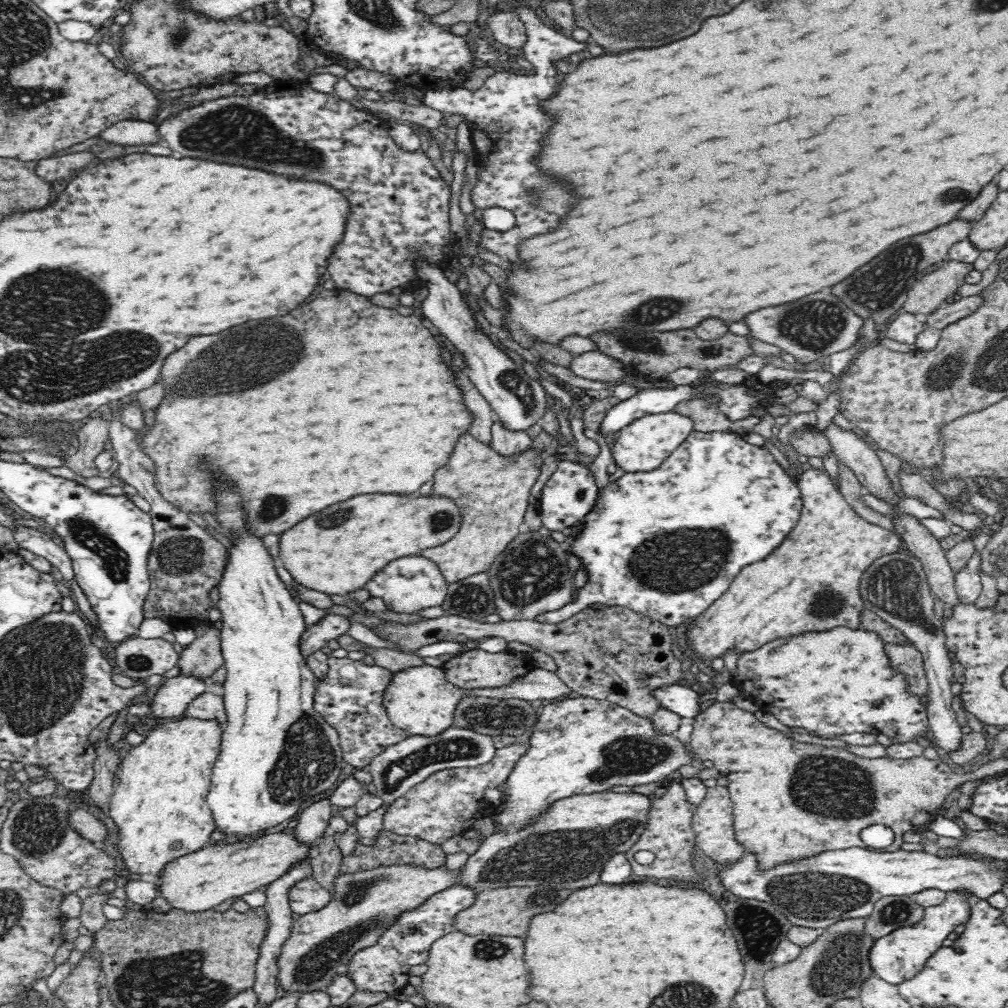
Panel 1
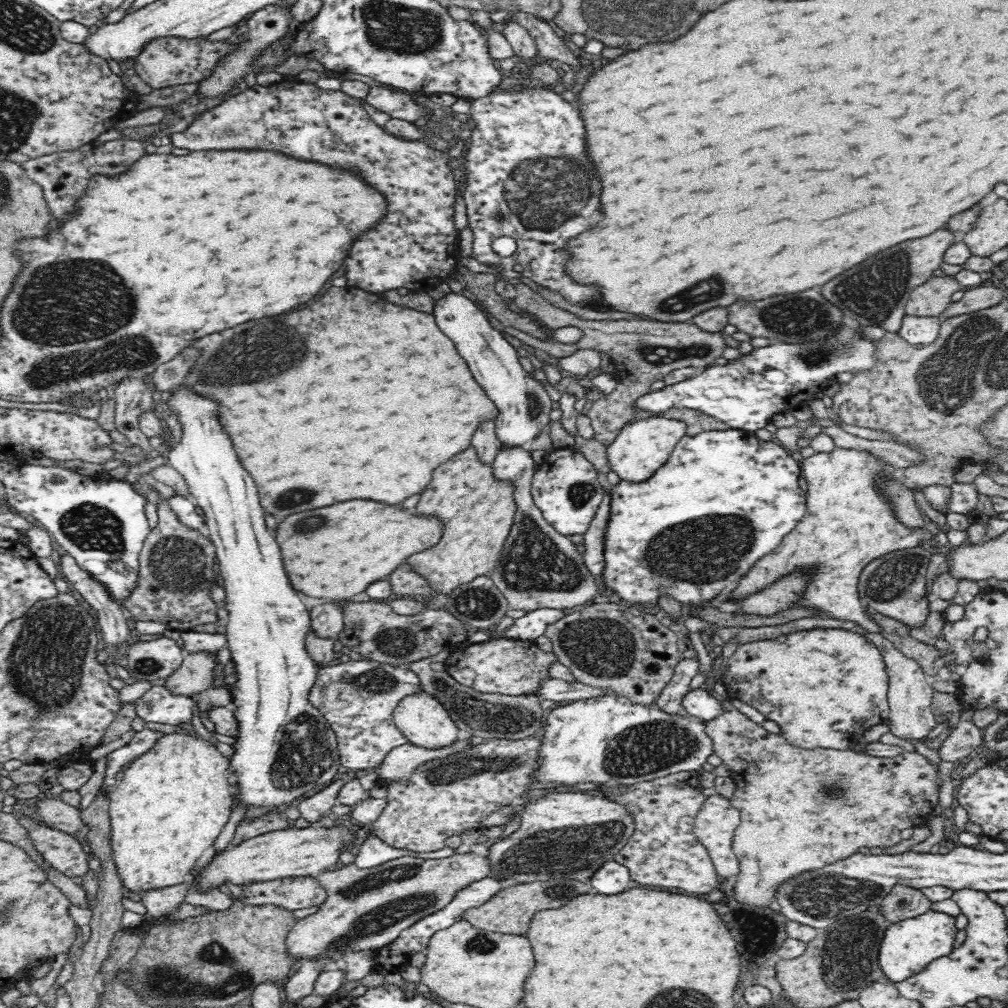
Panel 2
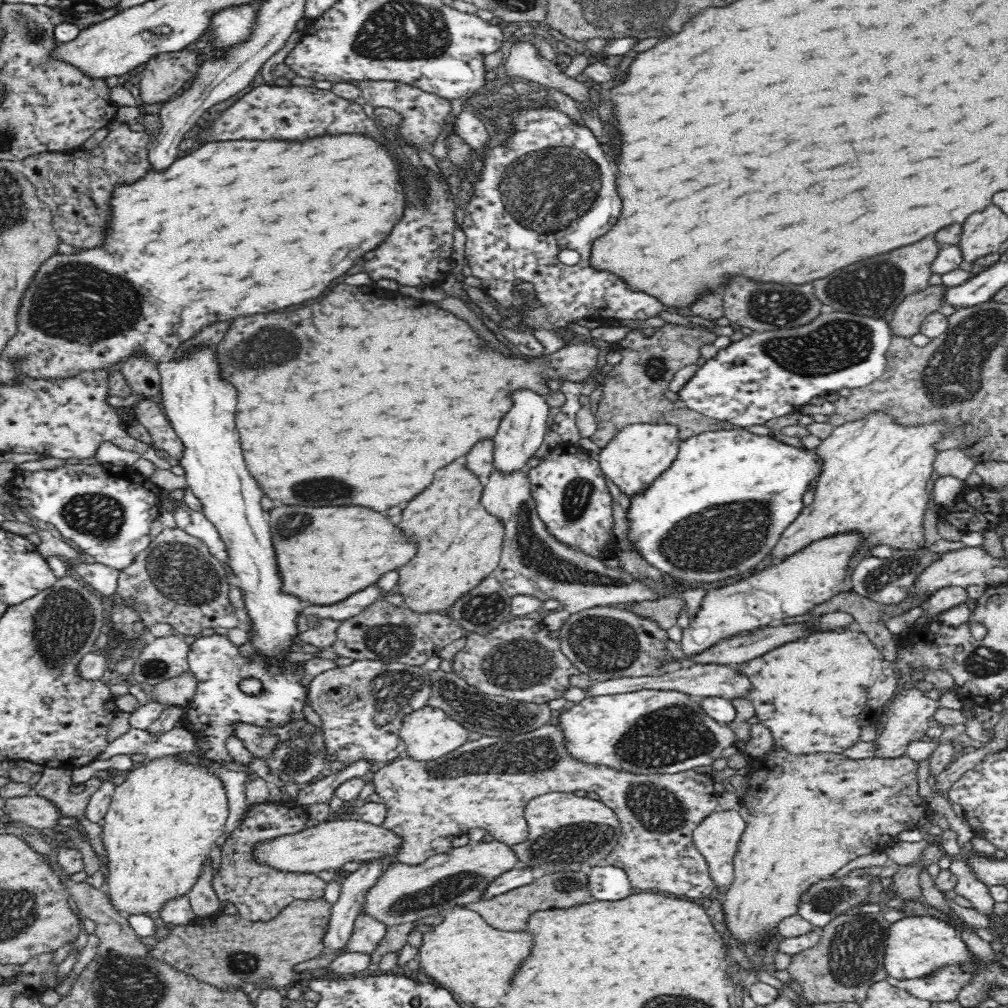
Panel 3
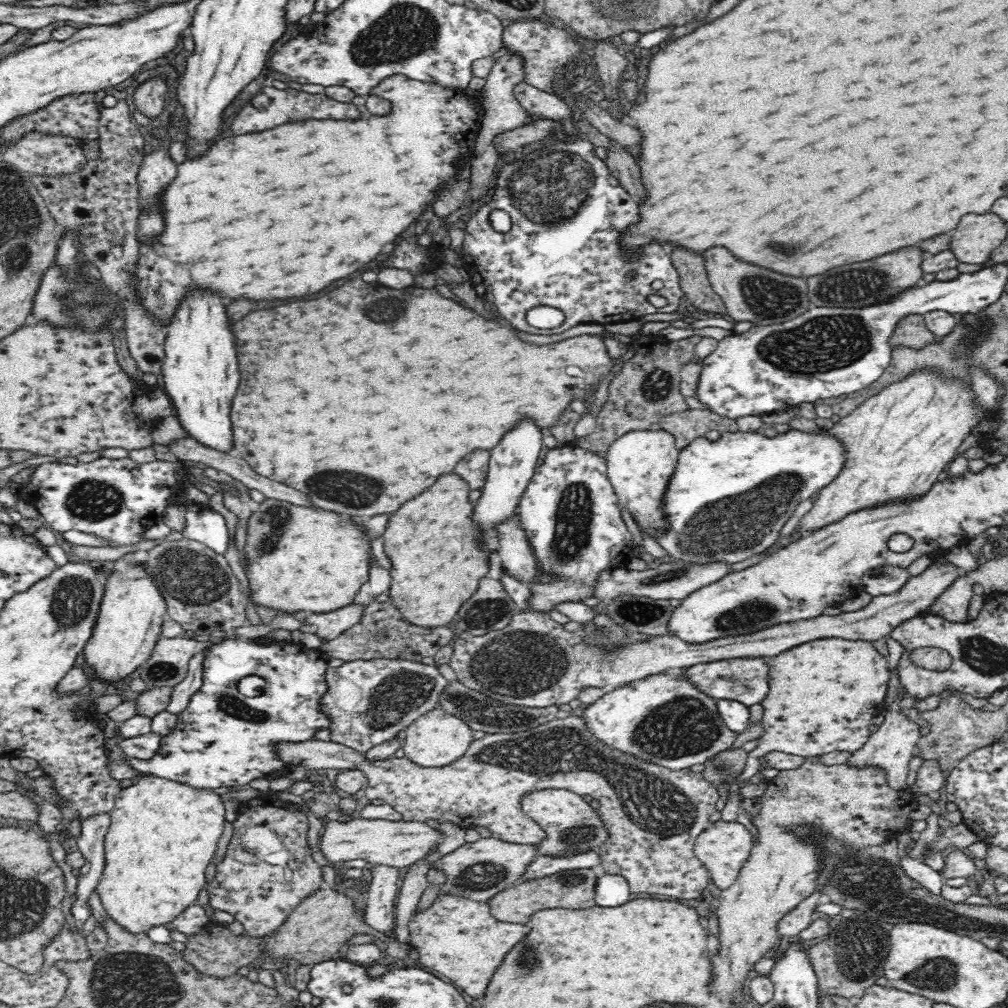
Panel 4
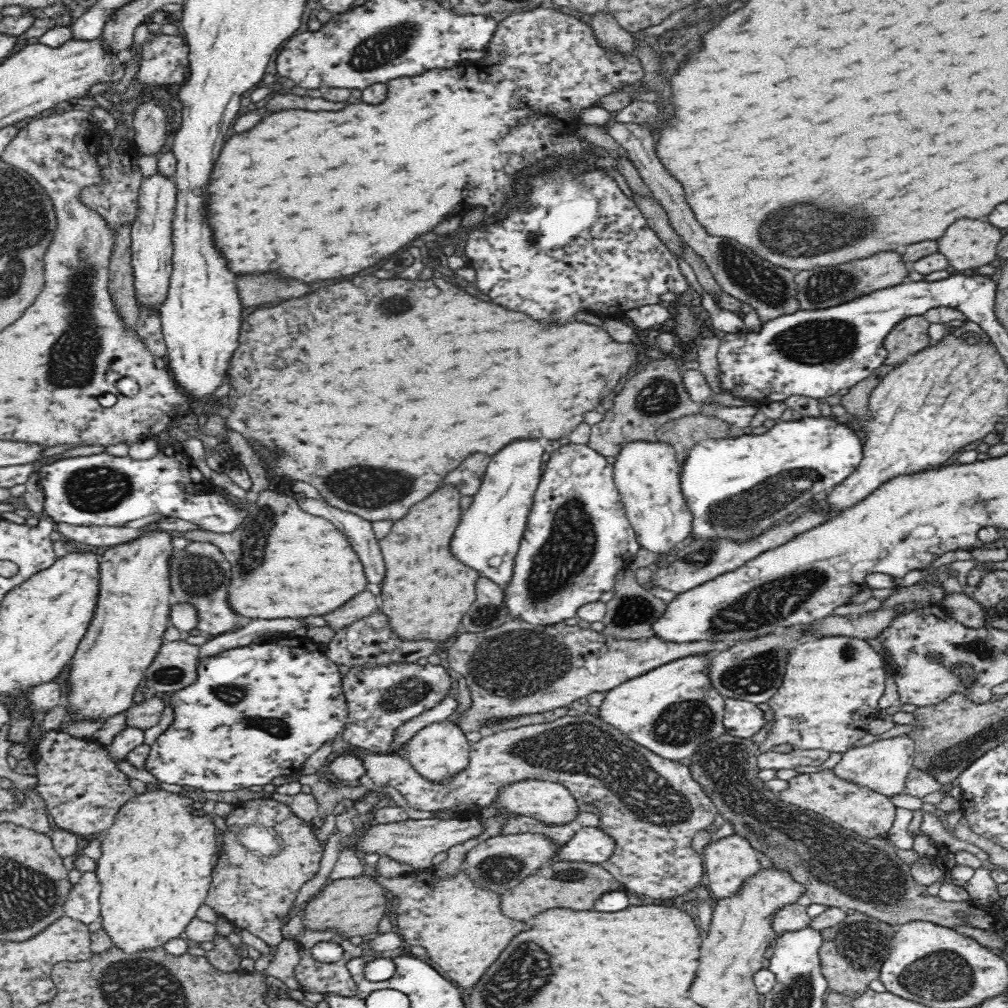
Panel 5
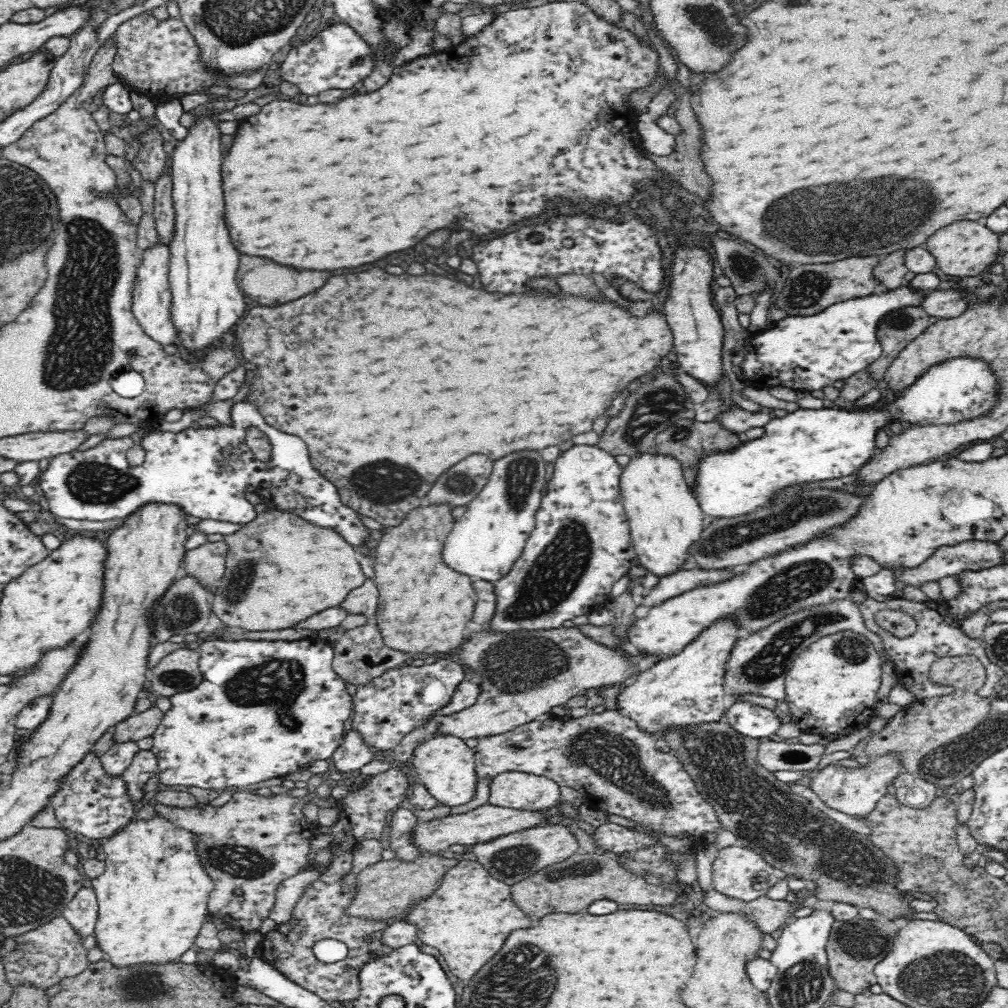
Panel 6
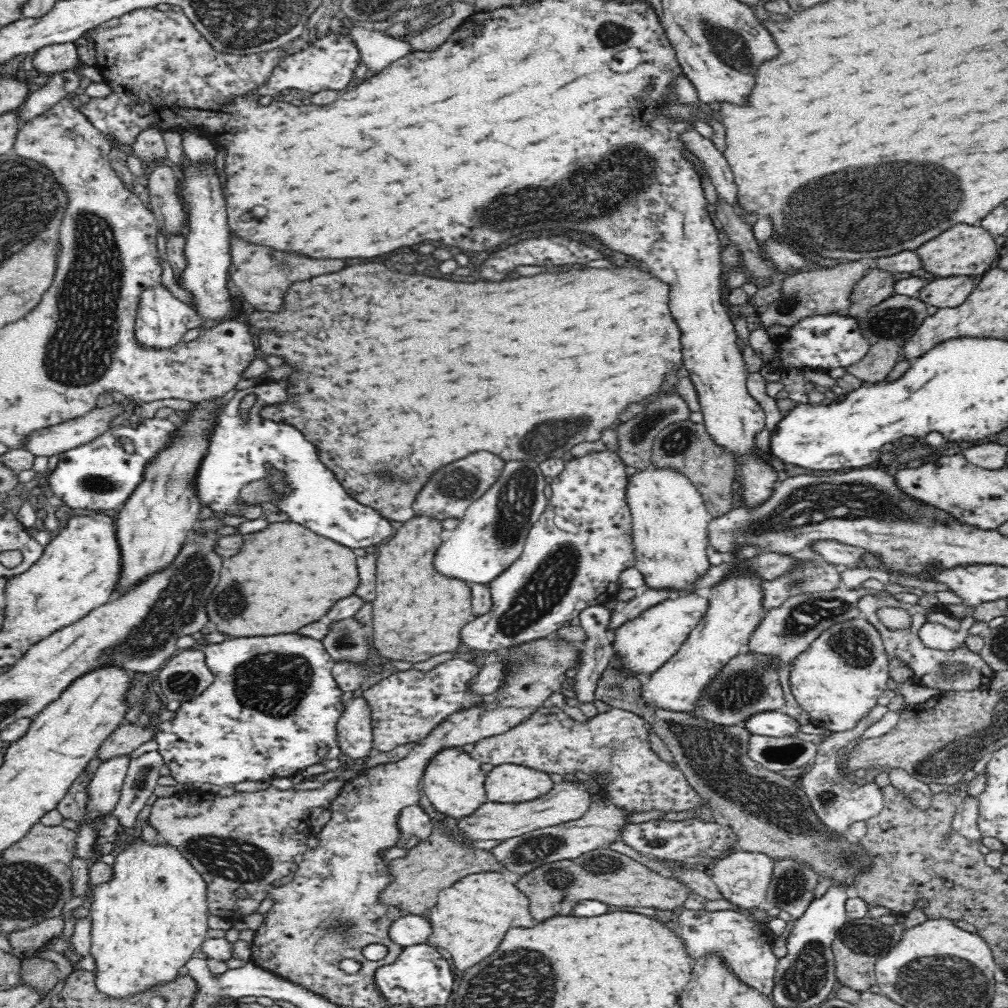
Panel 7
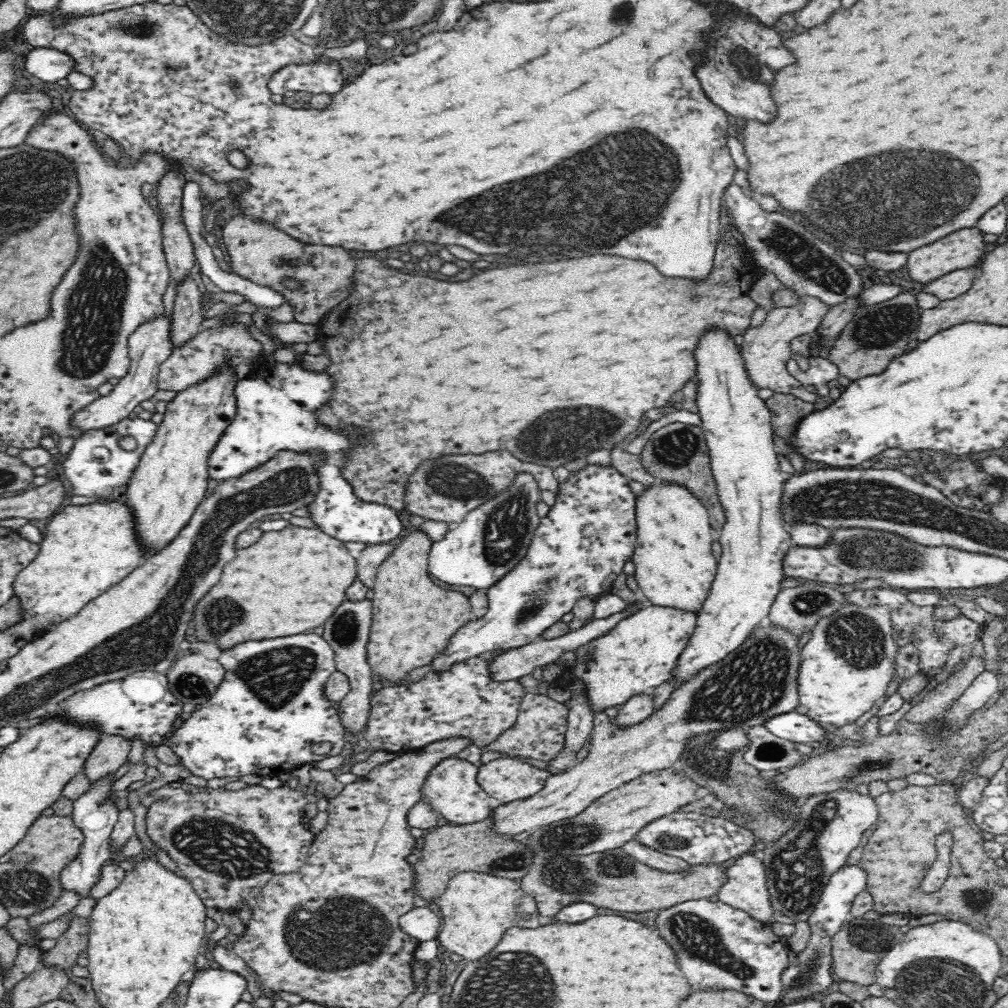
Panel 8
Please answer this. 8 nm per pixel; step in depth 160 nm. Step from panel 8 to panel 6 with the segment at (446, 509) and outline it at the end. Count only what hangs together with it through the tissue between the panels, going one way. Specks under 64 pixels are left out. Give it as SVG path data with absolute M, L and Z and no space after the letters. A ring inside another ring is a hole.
M468 456L440 475L432 490L428 491L425 503L447 502L454 507L467 505L486 486L492 466L493 460L488 456Z

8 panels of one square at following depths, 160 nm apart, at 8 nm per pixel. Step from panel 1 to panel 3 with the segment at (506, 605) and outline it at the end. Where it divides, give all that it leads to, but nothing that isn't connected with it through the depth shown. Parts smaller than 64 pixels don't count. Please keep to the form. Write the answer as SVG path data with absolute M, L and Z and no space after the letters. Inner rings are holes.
M494 467L483 486L481 503L490 514L502 518L506 526L500 566L490 576L498 579L511 598L528 596L539 602L557 600L570 615L595 607L624 606L661 598L662 592L650 588L648 582L642 580L640 584L640 580L630 577L620 567L608 568L601 559L552 536L537 513L527 472L514 470L506 474Z

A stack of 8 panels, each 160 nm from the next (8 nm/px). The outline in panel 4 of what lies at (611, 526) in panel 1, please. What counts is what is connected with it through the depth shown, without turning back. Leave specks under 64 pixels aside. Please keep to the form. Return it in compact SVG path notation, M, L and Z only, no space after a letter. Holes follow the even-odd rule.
M792 429L777 437L766 437L761 431L724 431L720 438L710 442L705 437L691 440L679 450L679 458L670 476L664 498L662 513L666 530L654 536L672 562L707 565L708 563L744 562L748 558L768 550L776 544L782 527L794 514L796 507L828 486L844 466L844 447L828 432L804 433Z

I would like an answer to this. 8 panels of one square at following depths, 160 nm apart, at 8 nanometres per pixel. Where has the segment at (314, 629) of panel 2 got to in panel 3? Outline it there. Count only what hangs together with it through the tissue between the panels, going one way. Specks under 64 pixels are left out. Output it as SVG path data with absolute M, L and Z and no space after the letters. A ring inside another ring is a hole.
M370 585L363 591L354 593L349 598L332 605L308 604L304 614L309 614L309 618L312 621L316 619L336 619L341 622L357 616L365 607L373 604L373 602L383 600L385 596L386 594L378 589L378 585Z

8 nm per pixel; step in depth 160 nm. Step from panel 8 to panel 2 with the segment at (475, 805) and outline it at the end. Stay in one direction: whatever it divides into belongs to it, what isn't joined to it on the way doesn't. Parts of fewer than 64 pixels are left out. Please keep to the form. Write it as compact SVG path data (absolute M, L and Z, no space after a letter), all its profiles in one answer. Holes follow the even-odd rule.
M421 689L416 694L408 694L398 702L392 714L393 721L408 739L408 742L415 746L422 746L428 749L438 749L456 743L459 729L456 723L450 720L449 713L433 694Z

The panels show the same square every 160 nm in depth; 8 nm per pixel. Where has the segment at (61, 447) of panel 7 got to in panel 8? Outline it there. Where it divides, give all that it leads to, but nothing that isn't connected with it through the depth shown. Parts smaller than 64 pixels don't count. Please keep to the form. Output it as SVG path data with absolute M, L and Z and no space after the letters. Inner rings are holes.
M158 314L152 316L150 320L138 324L138 328L129 336L129 357L131 365L128 374L119 380L114 390L109 395L98 397L92 404L78 410L70 418L70 427L78 429L80 433L91 430L98 430L118 424L121 420L133 417L133 411L136 406L150 400L157 392L156 380L158 380L158 370L160 364L172 354L174 348L171 339L173 315Z

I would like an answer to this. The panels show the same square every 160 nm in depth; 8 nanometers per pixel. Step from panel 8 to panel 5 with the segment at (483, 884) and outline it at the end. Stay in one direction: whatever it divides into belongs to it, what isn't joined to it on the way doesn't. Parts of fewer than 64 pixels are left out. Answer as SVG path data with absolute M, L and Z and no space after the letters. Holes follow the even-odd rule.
M431 869L415 870L400 878L388 879L378 875L369 878L380 883L391 895L398 896L398 935L412 946L425 948L425 957L436 962L452 982L458 982L464 988L472 988L510 940L518 932L530 928L530 922L518 922L504 916L500 911L501 895L478 889L462 870L446 880L434 877Z

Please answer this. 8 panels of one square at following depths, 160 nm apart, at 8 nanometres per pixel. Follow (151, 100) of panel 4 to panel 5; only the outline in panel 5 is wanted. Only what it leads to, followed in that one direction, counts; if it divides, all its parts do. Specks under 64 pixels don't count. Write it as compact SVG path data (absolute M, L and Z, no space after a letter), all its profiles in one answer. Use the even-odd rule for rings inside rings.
M142 101L133 114L132 124L136 132L132 138L136 140L136 154L160 154L168 136L168 118L164 108L153 101Z

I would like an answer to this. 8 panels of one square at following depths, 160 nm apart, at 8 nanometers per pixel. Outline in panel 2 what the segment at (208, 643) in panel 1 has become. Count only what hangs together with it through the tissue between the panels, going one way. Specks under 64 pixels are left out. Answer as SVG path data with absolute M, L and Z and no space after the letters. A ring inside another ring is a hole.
M198 650L185 653L182 665L170 677L165 686L172 694L196 694L213 687L218 658L216 654Z

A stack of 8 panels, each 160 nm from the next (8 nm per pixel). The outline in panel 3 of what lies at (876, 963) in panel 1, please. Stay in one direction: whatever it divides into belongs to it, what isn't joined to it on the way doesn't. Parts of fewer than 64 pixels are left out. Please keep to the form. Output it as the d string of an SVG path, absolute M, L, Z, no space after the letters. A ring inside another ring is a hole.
M909 916L902 918L890 925L887 930L884 950L884 968L887 976L898 980L920 978L930 974L934 968L940 968L944 964L960 964L960 962L970 961L968 950L962 939L960 931L948 921L940 920L937 916Z

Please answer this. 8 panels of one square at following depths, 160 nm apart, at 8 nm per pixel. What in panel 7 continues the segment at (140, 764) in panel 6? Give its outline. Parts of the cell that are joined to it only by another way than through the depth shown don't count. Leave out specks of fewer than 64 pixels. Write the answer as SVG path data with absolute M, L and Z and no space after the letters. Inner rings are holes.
M157 750L145 752L142 756L136 756L130 761L120 790L120 798L113 810L122 830L128 832L137 830L138 813L152 796L152 791L157 785L156 780L160 778L158 770L162 764L165 764L164 759Z

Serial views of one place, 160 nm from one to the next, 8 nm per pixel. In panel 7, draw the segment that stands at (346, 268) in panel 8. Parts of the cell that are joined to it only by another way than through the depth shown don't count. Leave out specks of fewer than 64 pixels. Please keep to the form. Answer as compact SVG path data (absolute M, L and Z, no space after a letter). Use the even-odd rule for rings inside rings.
M234 234L231 236L231 245L230 283L239 288L246 302L250 302L258 311L278 312L291 284L310 280L318 275L335 273L346 266L346 262L342 260L314 260L310 257L277 252L266 246L254 246Z

